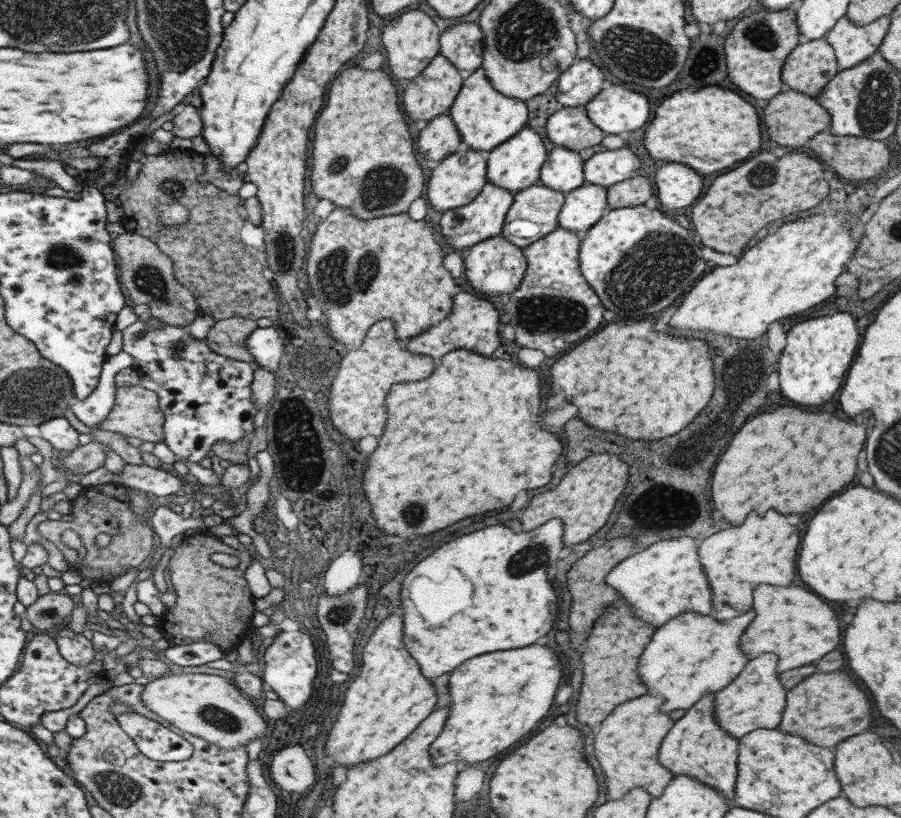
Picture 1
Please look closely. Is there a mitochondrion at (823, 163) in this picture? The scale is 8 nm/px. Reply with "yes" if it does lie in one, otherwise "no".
no

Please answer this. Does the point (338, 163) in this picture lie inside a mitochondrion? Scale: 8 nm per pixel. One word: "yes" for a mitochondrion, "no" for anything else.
yes

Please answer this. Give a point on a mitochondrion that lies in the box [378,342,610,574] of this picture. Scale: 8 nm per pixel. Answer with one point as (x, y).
(413, 515)

